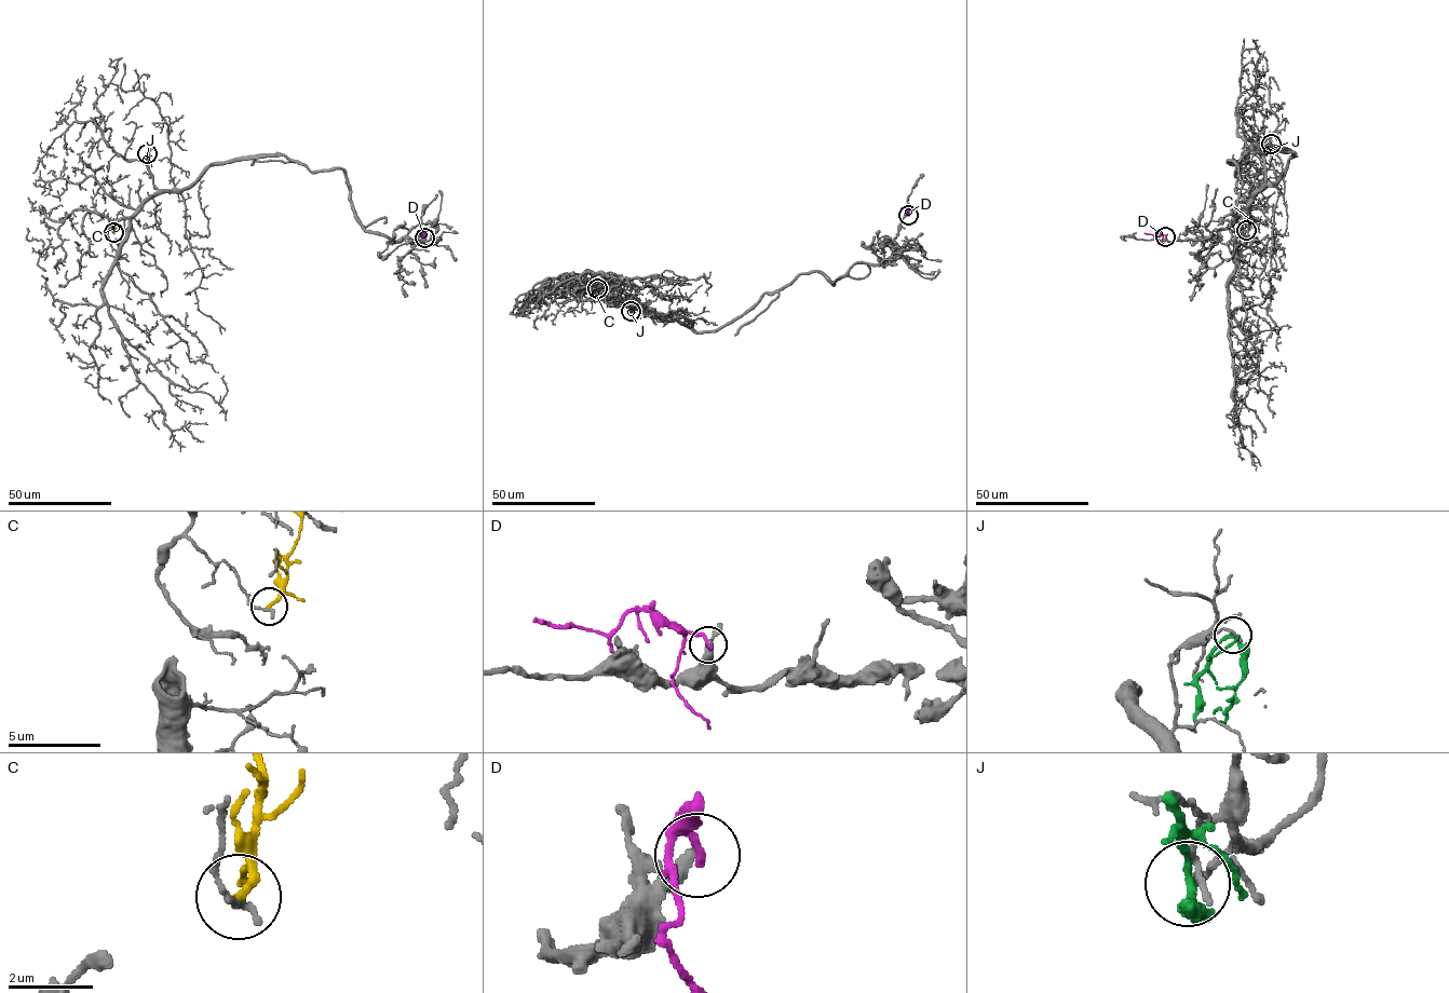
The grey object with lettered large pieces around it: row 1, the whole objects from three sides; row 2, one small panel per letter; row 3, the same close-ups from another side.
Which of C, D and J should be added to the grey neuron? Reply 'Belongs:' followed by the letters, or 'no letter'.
Belongs: no letter

